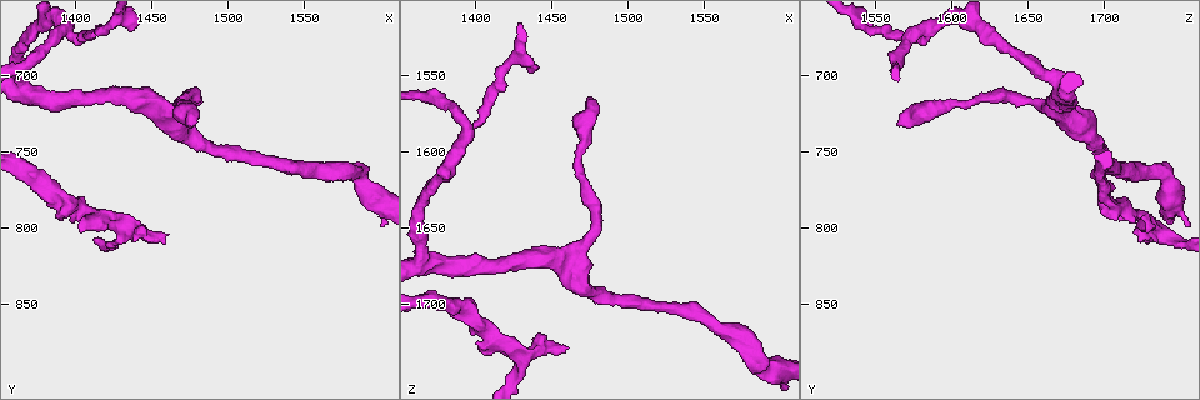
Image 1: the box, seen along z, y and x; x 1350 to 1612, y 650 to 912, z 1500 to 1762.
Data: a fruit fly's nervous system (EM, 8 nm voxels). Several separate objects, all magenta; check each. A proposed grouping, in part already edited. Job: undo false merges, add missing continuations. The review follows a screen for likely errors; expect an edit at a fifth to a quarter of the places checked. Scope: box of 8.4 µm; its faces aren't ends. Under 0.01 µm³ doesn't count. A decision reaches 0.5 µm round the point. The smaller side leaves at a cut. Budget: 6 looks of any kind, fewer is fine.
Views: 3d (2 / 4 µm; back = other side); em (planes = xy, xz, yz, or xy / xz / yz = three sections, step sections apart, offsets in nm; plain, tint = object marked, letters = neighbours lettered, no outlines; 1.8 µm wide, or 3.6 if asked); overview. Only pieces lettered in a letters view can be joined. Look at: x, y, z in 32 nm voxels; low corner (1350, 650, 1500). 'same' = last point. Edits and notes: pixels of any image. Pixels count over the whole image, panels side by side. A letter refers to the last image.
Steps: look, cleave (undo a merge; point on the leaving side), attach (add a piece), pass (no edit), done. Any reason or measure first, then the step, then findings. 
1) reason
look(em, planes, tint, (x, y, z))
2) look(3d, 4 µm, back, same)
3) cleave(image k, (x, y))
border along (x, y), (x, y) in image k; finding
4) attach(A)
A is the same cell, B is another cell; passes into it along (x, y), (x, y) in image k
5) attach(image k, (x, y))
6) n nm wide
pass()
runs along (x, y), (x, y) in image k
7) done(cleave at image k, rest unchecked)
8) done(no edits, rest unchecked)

arms part here
look(em, planes, letters, (1394, 670, 1584))

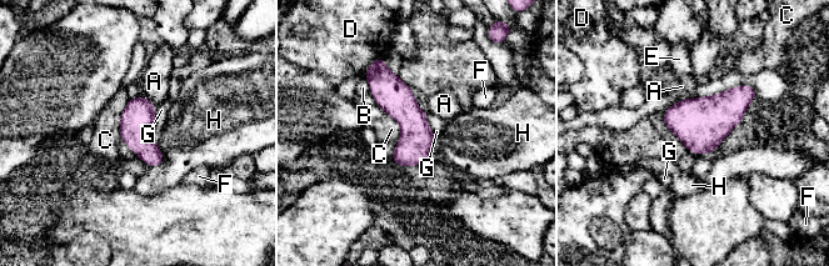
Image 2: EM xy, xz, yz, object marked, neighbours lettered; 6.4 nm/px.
pass()
A, B, C, D, E, F, G and H are other cells; all the same neuron

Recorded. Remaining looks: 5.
free end
look(3d, 4 µm, (1474, 734, 1564))

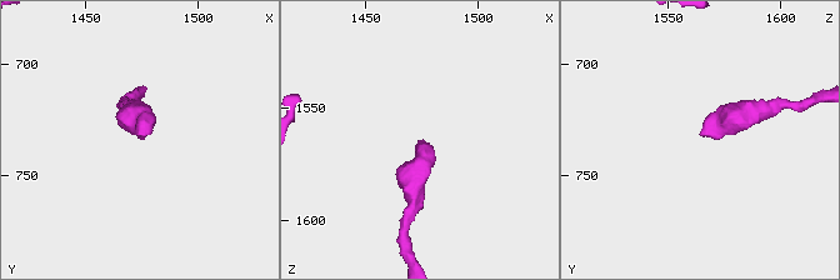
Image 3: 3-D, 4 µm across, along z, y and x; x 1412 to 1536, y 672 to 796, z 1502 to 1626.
shape alone is not enough
look(em, xz, step 16, letters, (1476, 731, 1564))

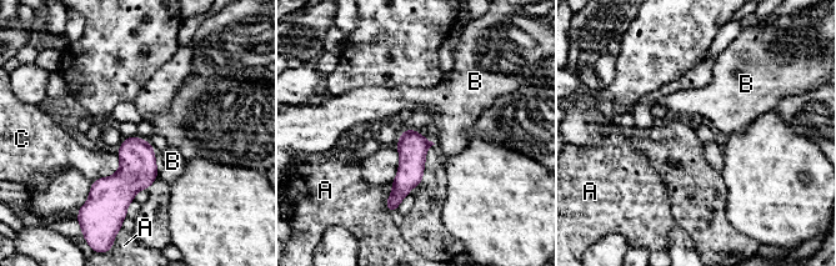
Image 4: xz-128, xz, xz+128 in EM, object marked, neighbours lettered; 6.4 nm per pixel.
pass()
A, B and C are other cells; border along (118, 155), (119, 167), (94, 180) in image 4; no lettered piece goes on from it

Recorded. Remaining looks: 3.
an open end
look(em, xz, step 8, letters, (1404, 804, 1728))

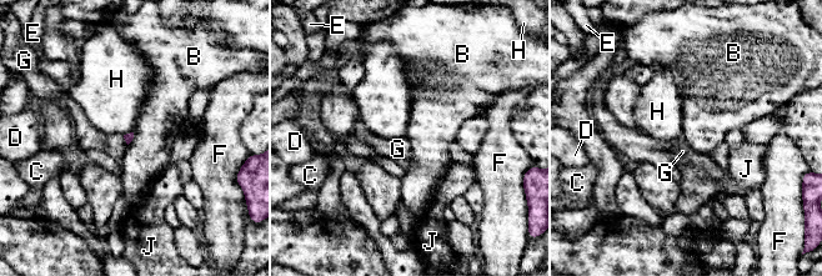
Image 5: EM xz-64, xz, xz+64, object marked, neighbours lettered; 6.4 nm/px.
look(em, planes, letters, same)

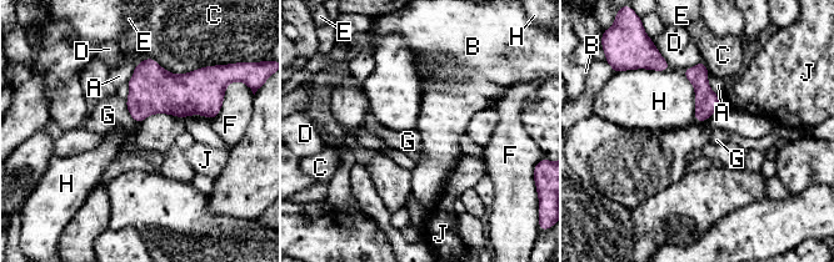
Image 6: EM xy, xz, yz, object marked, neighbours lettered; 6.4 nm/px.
140 nm wide
pass()
A, B, C, D, E, F, G, H and J are other cells; none of them fits

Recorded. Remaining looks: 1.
done(no edits, rest unchecked)

